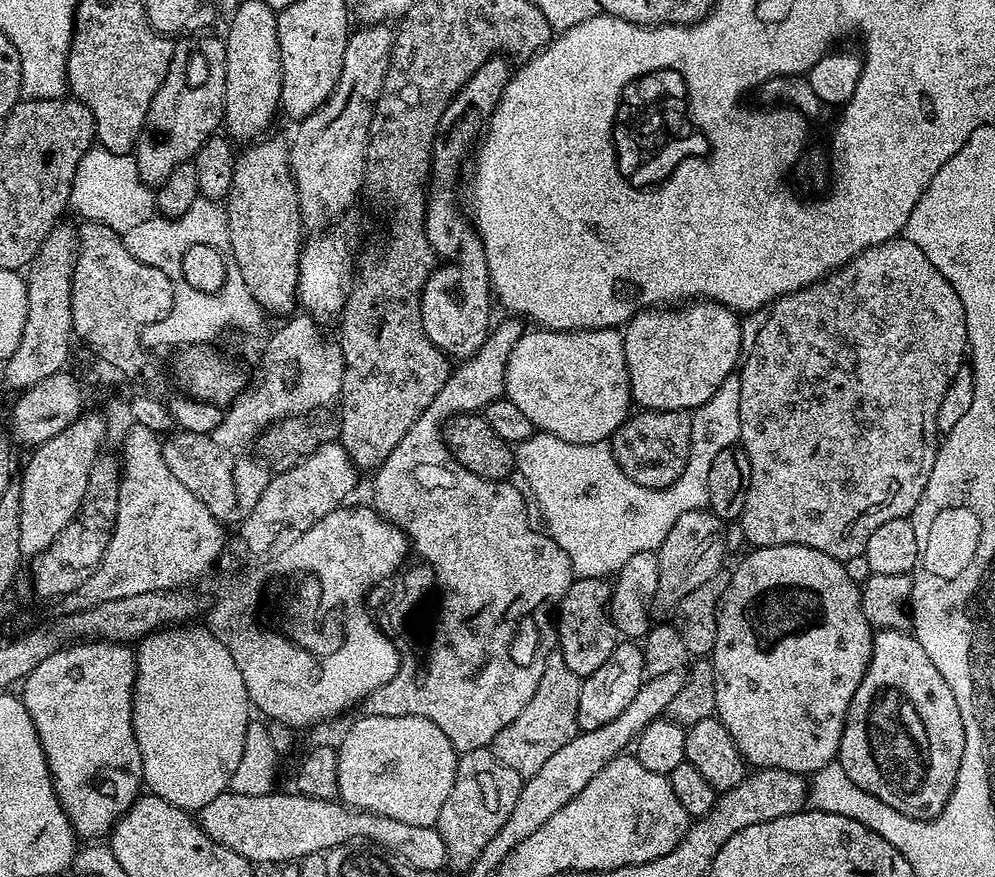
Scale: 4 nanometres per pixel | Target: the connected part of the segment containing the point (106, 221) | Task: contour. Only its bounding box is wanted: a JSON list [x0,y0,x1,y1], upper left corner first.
[68,146,157,234]

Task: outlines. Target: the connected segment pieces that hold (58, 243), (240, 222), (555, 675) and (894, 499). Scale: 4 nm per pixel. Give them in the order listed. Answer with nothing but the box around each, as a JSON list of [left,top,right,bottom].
[[3,222,78,394],[226,135,305,318],[491,650,581,778],[738,238,969,562]]

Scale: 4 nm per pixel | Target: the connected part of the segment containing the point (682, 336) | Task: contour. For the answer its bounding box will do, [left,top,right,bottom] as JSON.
[623,299,745,412]

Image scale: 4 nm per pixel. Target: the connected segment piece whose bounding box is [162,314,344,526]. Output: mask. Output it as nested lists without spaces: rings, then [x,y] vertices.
[[[296,314],[285,319],[281,323],[284,325],[277,332],[275,329],[263,341],[264,353],[260,356],[260,377],[257,378],[256,385],[253,388],[252,385],[245,387],[244,391],[232,401],[225,411],[224,421],[211,434],[177,431],[163,441],[164,461],[166,466],[170,466],[170,474],[174,474],[174,478],[178,478],[178,482],[182,482],[182,486],[186,486],[190,494],[198,497],[221,525],[239,525],[251,514],[258,500],[262,498],[262,492],[266,490],[270,479],[268,468],[259,459],[248,460],[248,455],[252,450],[254,452],[254,445],[261,433],[278,420],[312,411],[316,407],[331,405],[339,397],[344,377],[344,358],[340,354],[340,345],[324,340],[319,326],[316,325],[319,323],[311,315],[300,315]]]

